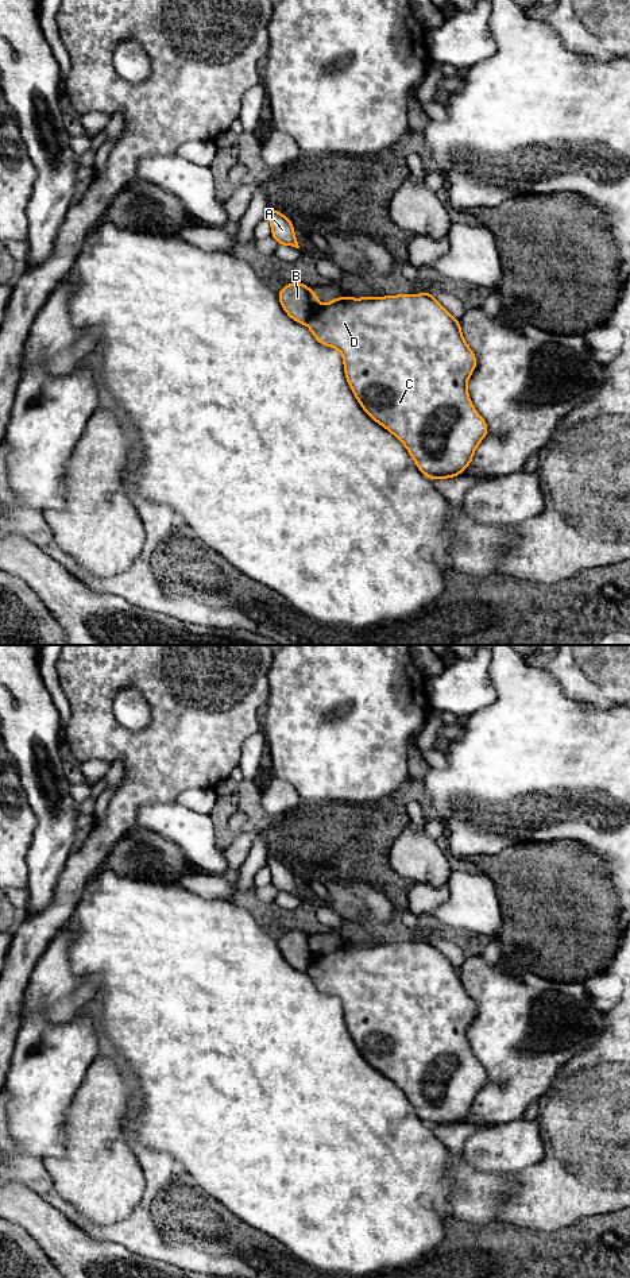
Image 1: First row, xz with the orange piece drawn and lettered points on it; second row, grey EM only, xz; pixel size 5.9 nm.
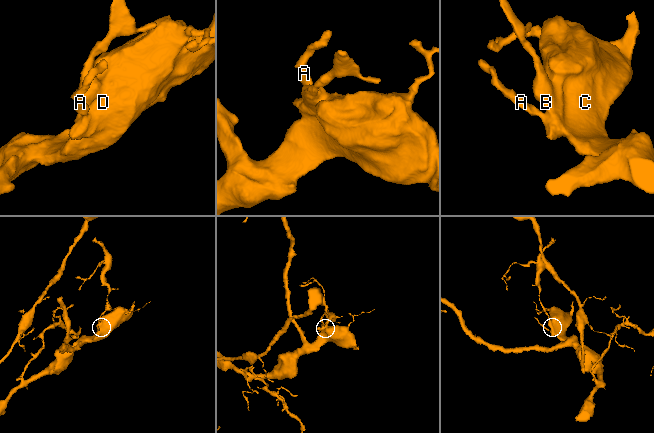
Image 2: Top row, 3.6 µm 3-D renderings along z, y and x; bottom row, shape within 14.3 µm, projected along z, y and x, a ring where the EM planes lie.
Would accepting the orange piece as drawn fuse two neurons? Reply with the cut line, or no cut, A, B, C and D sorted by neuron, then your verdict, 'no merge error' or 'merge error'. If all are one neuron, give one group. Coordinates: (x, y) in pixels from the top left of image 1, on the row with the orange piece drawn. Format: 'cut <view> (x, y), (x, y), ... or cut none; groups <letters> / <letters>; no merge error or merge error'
cut xz (320, 305), (306, 323); groups A C D / B; merge error

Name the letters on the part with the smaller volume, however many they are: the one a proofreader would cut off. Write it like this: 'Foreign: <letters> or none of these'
Foreign: B

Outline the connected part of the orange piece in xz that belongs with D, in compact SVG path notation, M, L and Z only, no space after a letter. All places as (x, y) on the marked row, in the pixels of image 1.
M430 290L379 298L336 297L313 312L308 328L320 344L341 352L345 378L357 402L406 447L422 474L432 480L448 479L469 467L476 447L488 433L487 422L472 406L467 390L476 355L463 337L460 321L434 300Z

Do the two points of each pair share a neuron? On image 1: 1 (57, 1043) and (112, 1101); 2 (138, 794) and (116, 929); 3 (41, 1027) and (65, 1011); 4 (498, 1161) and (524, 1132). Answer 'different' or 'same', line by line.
1: different
2: different
3: different
4: same

